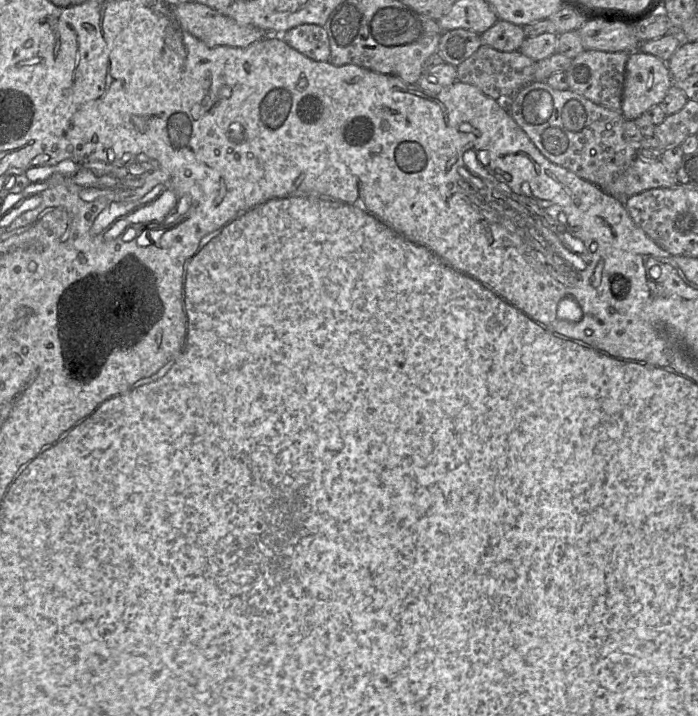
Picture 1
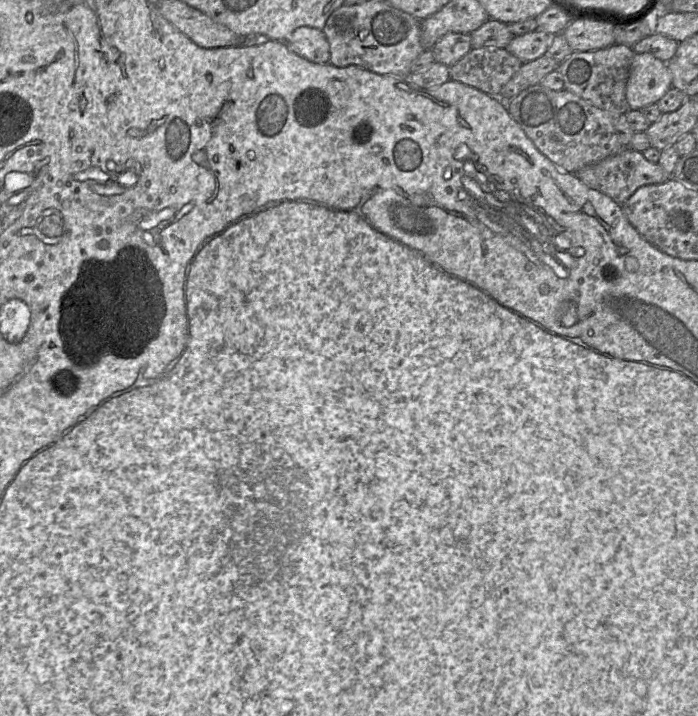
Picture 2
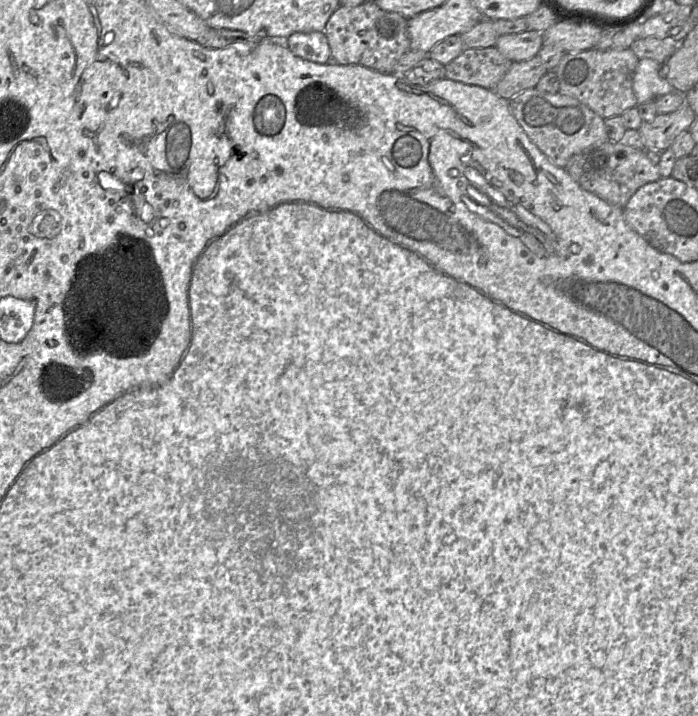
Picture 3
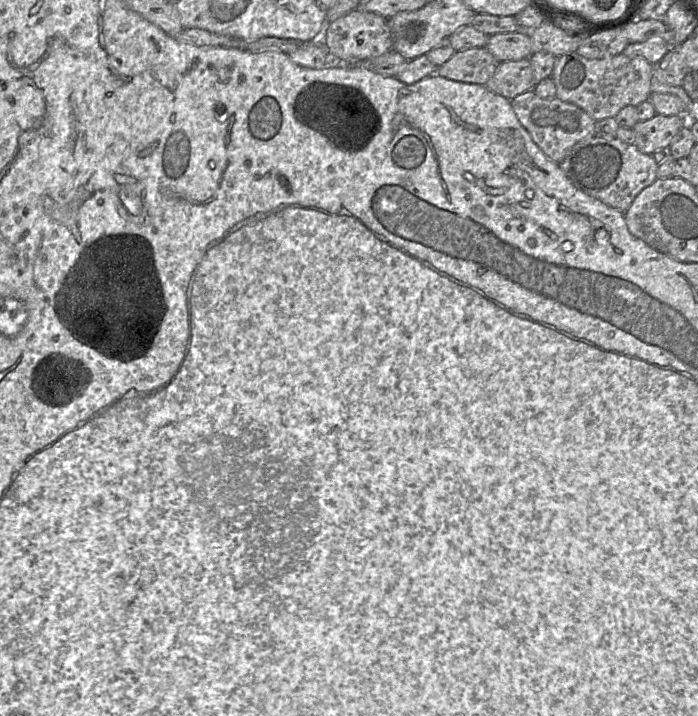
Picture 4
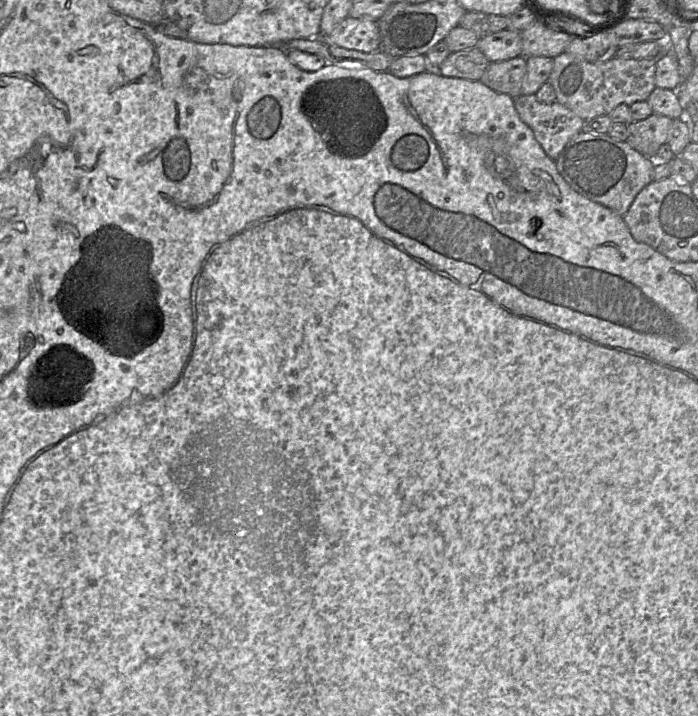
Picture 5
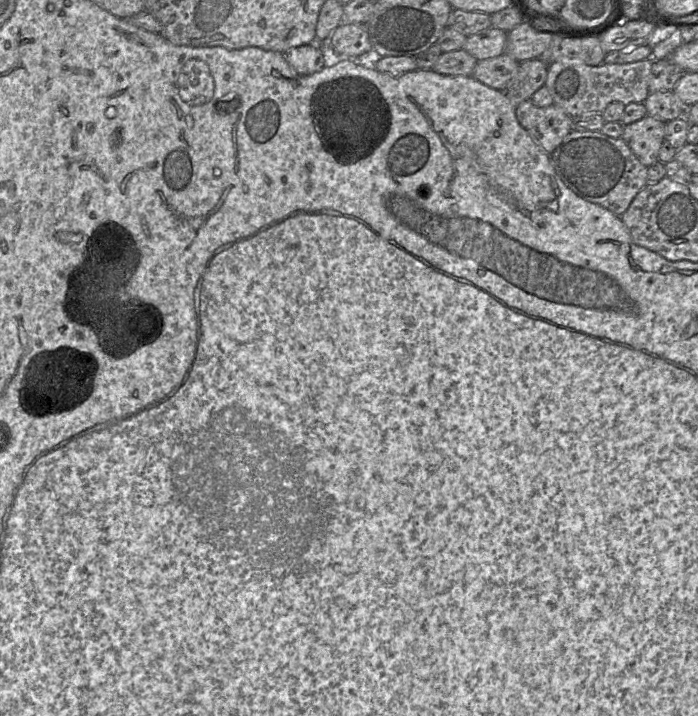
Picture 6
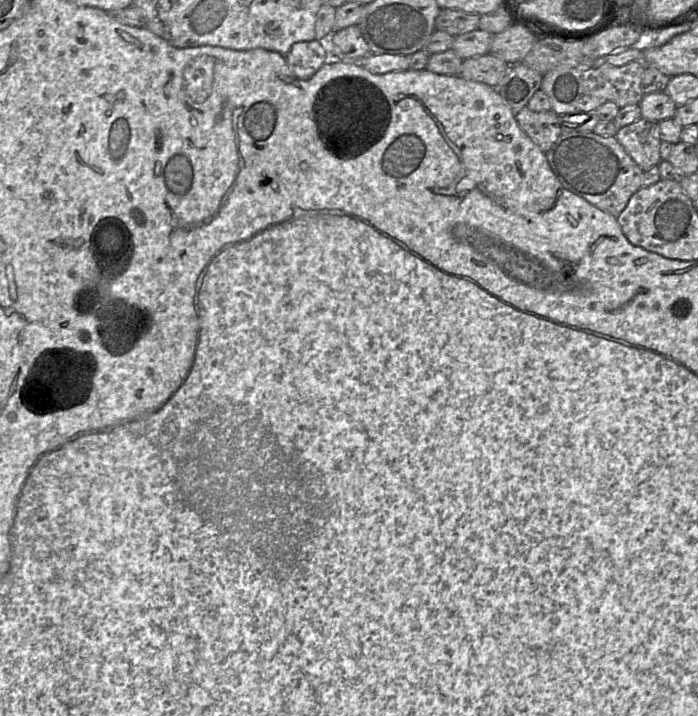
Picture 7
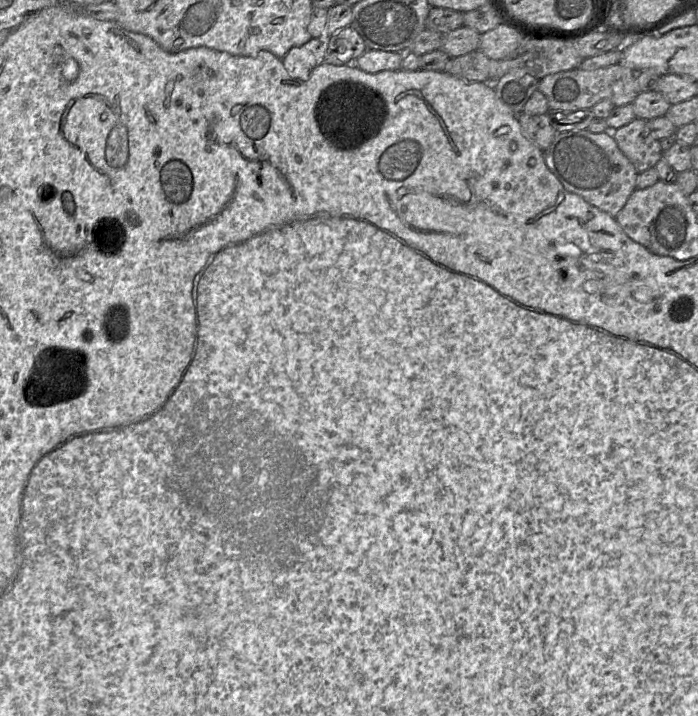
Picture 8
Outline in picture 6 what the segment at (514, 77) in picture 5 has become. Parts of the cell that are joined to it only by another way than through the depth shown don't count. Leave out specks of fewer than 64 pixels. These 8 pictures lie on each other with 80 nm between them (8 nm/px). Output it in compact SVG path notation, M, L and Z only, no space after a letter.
M505 53L478 60L472 77L488 87L505 91L511 79L517 74L519 63Z

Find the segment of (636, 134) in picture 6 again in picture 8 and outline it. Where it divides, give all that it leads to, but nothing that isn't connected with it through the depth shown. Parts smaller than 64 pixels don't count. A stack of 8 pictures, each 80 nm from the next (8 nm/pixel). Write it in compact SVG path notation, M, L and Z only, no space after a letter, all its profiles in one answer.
M635 118L629 124L611 131L619 149L638 173L656 166L662 158L660 141L651 135L648 121Z

